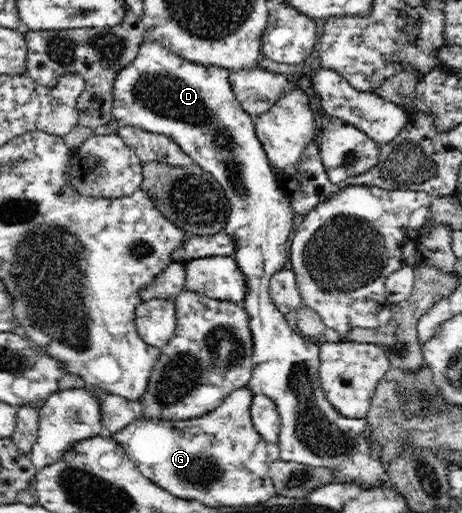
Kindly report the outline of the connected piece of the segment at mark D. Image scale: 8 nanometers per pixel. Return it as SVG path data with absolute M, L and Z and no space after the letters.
M147 38L140 47L135 61L120 71L115 79L111 115L123 125L139 127L176 141L180 149L206 173L211 173L223 189L229 207L223 231L235 241L233 258L248 279L248 295L241 305L250 316L251 334L255 339L252 355L254 367L246 387L254 394L270 396L279 409L279 459L330 469L330 474L336 475L336 479L344 479L343 483L367 485L373 489L383 488L386 482L382 482L379 476L387 473L386 464L382 460L382 444L378 440L370 440L368 436L372 431L370 421L366 418L349 419L332 408L321 388L318 345L300 333L296 334L288 322L289 316L281 312L270 297L269 287L273 272L289 267L286 243L292 231L292 208L288 198L277 185L266 148L255 131L254 117L244 111L232 91L229 72L220 66L196 65Z

